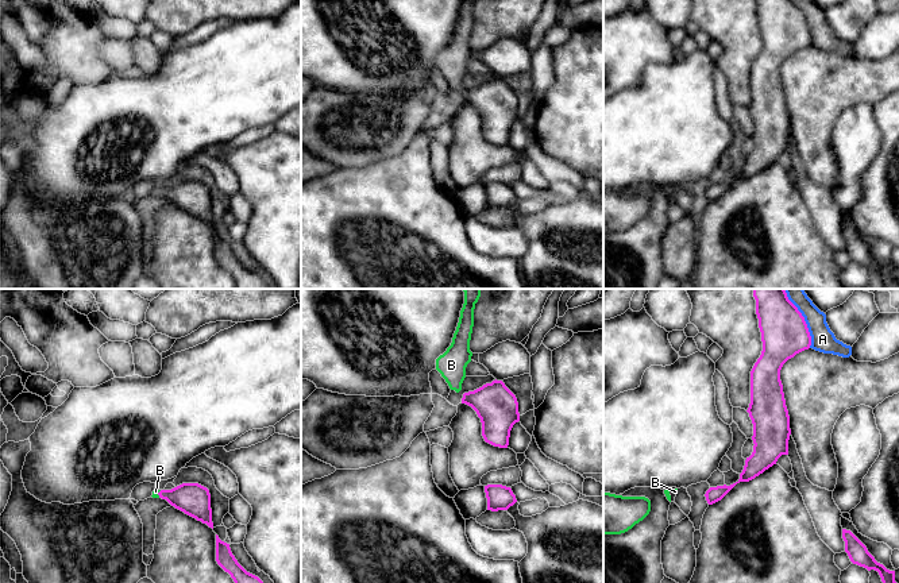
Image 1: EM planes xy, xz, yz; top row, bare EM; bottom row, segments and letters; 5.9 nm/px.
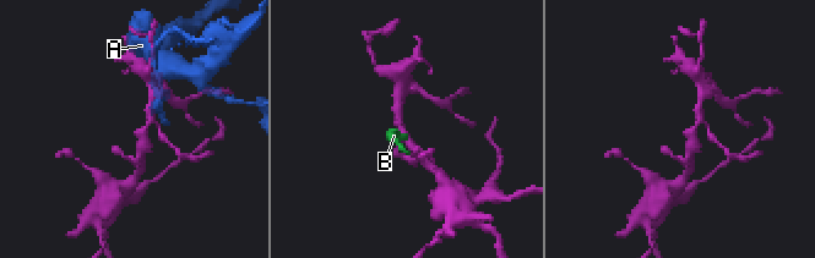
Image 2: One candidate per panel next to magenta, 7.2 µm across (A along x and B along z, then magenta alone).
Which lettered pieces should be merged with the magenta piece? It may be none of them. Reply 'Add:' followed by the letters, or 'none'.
Add: B

